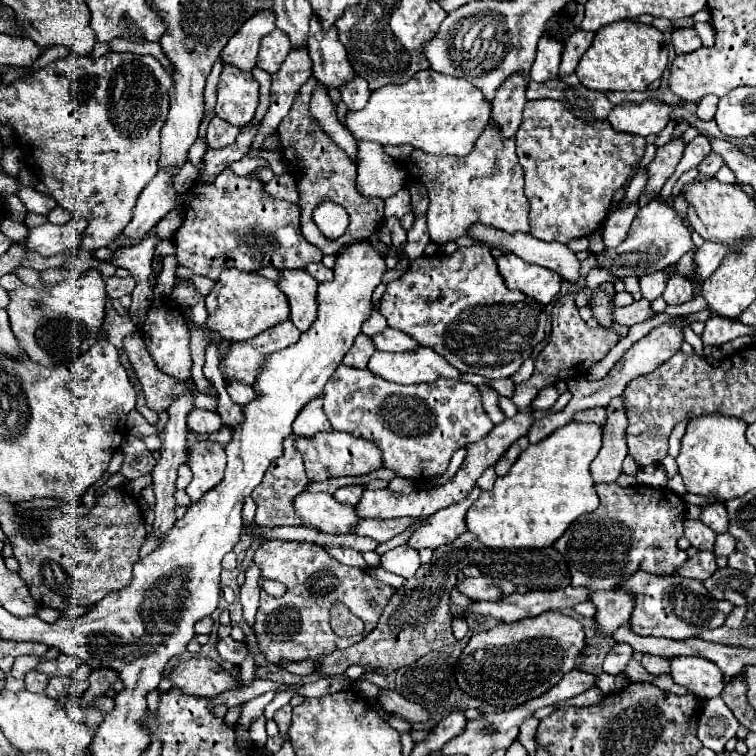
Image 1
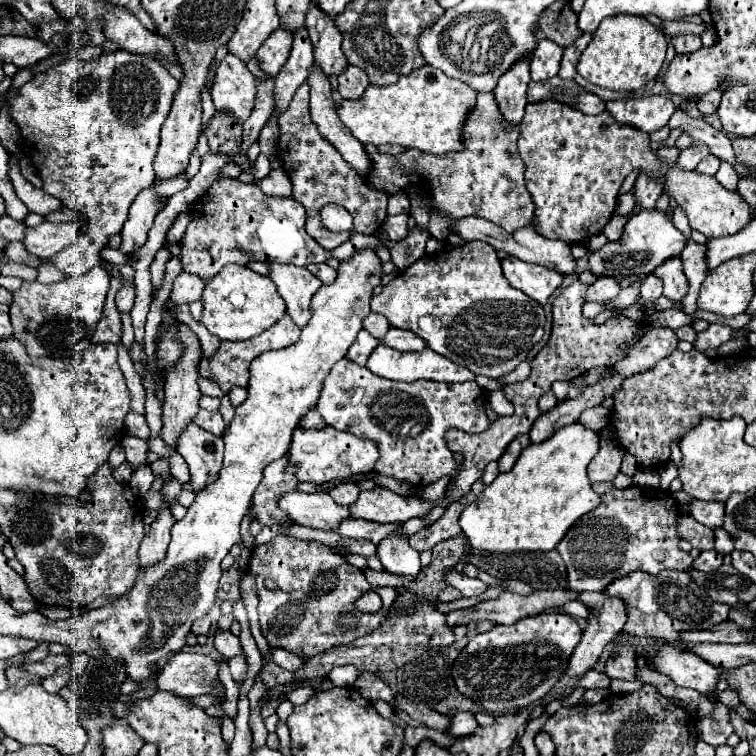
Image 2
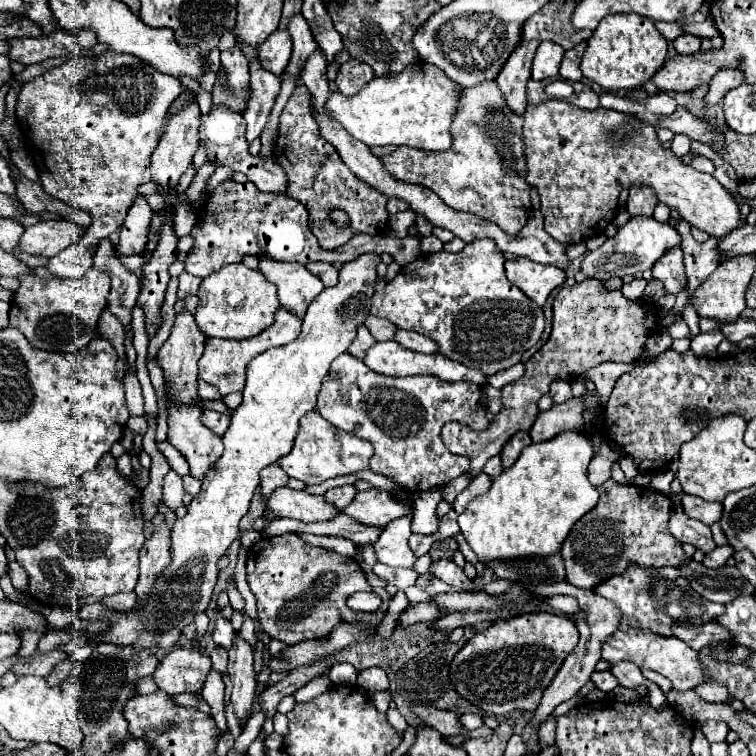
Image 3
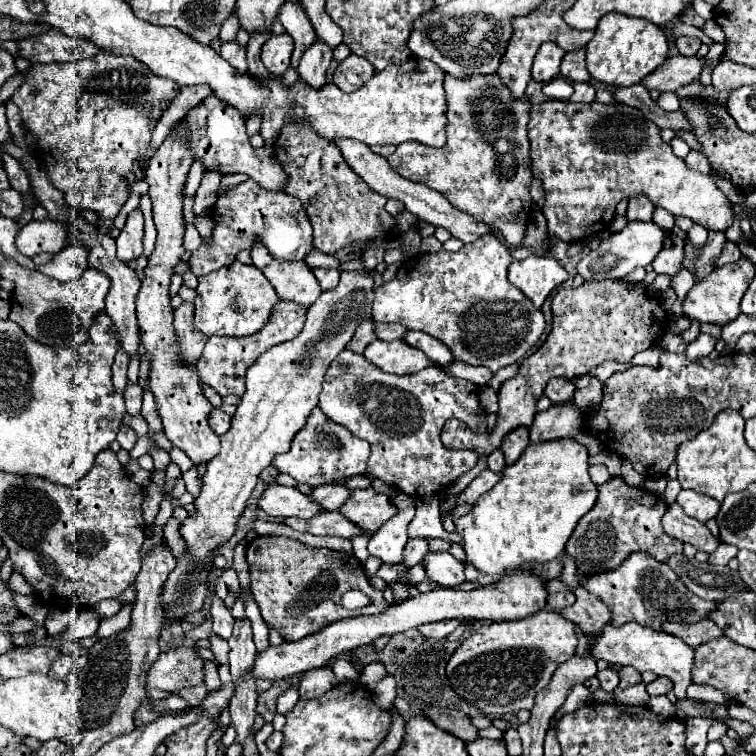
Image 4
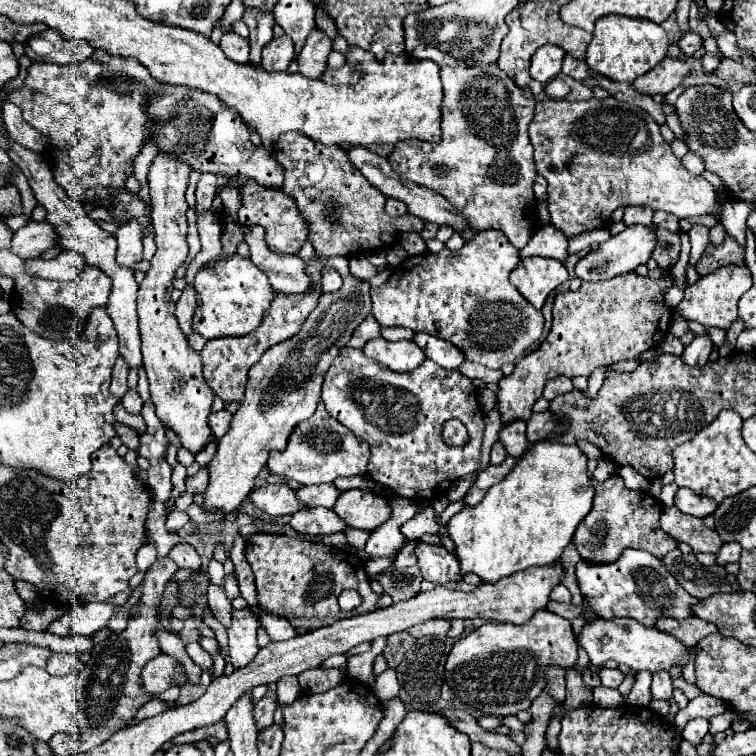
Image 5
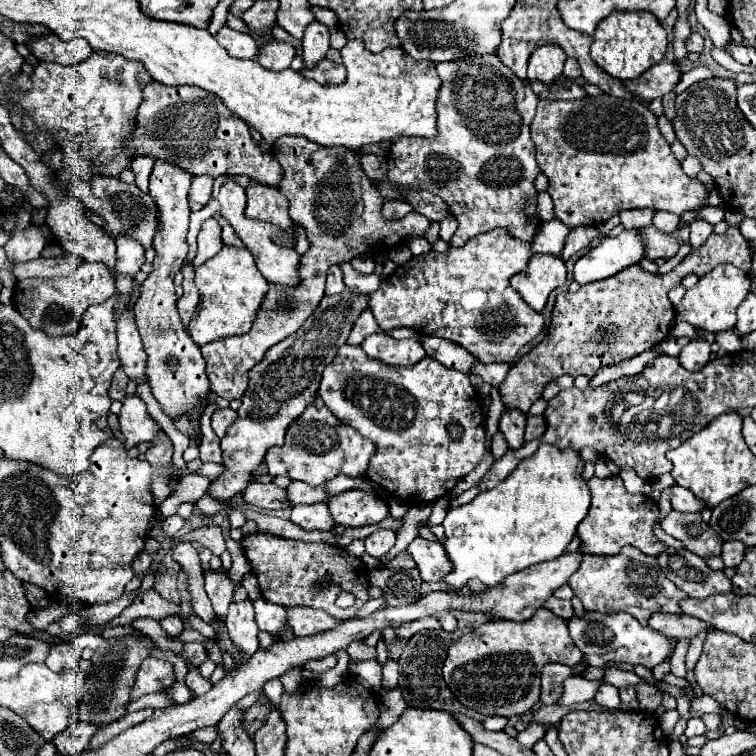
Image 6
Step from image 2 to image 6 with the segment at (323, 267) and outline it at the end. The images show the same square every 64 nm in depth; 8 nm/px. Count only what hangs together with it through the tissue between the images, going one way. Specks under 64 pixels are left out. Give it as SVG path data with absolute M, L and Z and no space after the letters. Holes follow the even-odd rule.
M332 266L328 270L328 276L326 276L326 294L338 294L344 290L344 282L342 282L342 270L340 266Z

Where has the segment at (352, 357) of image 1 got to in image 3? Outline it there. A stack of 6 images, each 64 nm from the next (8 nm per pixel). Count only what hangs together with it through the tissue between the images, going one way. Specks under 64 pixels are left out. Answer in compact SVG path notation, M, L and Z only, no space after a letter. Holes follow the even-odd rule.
M360 326L360 328L358 328L358 334L356 334L356 338L354 338L354 342L352 342L350 348L348 348L348 352L350 352L354 358L364 360L368 348L374 346L374 344L376 344L376 340L374 340L374 336L368 332L368 328L366 328L366 326Z

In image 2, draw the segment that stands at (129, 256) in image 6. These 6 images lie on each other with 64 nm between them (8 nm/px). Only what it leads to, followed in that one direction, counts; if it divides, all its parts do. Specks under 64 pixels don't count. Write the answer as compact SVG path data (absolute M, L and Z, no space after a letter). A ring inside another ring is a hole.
M144 188L130 206L130 216L122 228L122 254L130 254L146 242L146 234L154 224L156 214L164 208L162 196L154 188Z

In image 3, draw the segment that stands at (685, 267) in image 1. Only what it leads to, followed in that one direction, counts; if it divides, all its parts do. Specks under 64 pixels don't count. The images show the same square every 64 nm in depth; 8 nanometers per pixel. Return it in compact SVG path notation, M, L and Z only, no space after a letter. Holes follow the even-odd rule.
M686 220L676 222L676 230L682 236L682 252L684 252L684 266L688 278L688 294L696 290L712 270L716 270L720 252L718 252L718 238L710 236L704 244L698 244L690 234L690 224ZM690 302L684 306L684 312L682 312L682 314L684 314L684 322L688 324L688 328L690 328L692 336L696 336L696 334L700 332L700 330L698 330L698 320L700 320L700 318L696 316L696 310L692 308L692 304L690 304Z

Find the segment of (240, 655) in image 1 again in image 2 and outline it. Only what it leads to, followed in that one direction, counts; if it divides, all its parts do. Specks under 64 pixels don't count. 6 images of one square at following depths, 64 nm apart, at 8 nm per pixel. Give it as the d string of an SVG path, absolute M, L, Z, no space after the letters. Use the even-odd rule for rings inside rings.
M216 632L216 636L214 636L214 646L216 646L216 650L226 658L226 660L230 660L232 656L240 656L240 652L242 652L242 646L240 646L240 640L234 636L234 634L230 634L230 632Z

